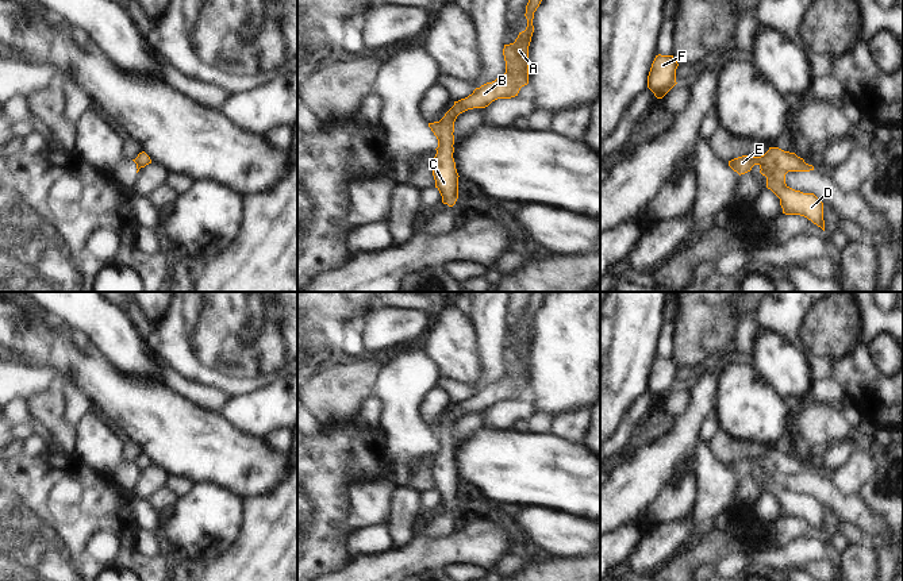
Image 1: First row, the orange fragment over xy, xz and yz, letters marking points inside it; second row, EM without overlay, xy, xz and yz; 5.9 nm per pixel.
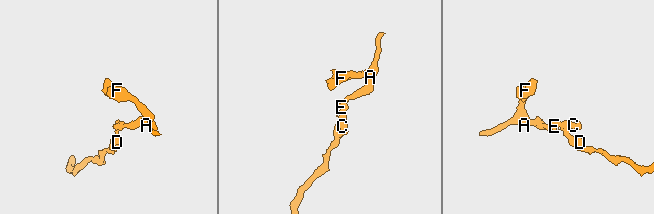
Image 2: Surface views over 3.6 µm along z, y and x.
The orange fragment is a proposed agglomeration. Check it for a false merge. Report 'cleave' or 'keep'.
cleave

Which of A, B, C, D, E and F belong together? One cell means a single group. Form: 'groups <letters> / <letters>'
groups A B C E F / D

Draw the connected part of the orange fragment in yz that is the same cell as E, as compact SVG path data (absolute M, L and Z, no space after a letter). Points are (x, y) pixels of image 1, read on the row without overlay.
M769 450L761 459L742 458L729 463L729 469L739 478L750 474L754 468L765 469L769 473L779 472L787 476L814 473L812 468L806 466L795 455L784 454L779 450Z

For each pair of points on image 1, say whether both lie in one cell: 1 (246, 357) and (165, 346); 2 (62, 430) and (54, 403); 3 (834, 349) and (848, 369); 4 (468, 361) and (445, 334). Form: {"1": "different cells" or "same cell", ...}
{"1": "same cell", "2": "same cell", "3": "different cells", "4": "same cell"}

